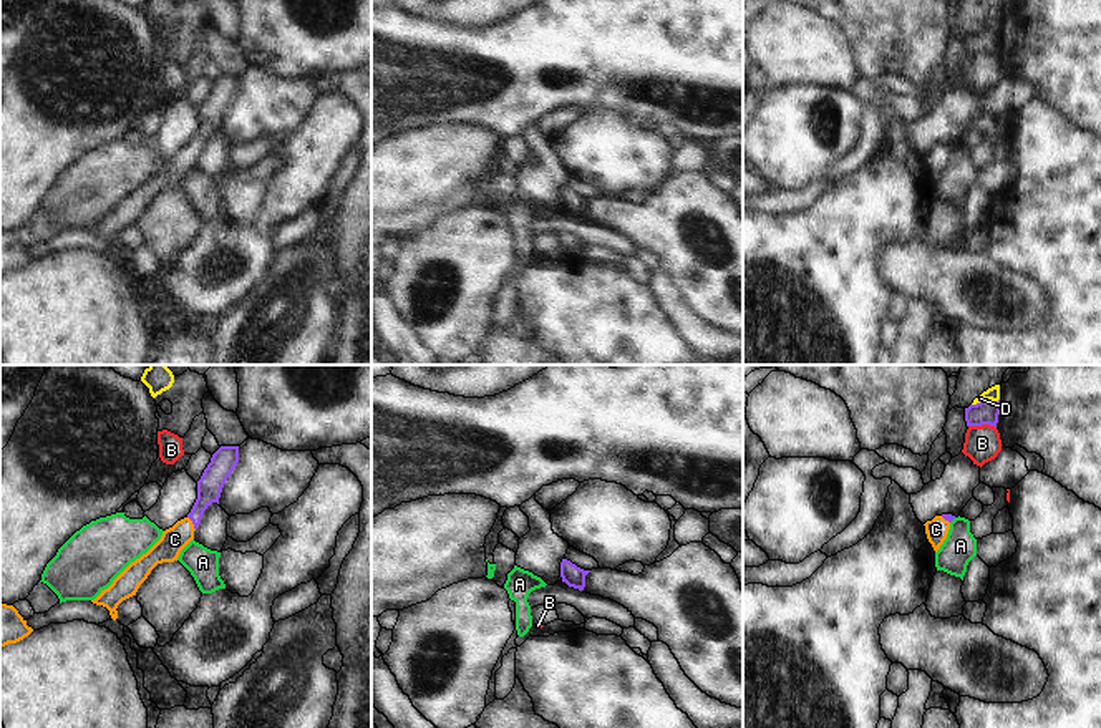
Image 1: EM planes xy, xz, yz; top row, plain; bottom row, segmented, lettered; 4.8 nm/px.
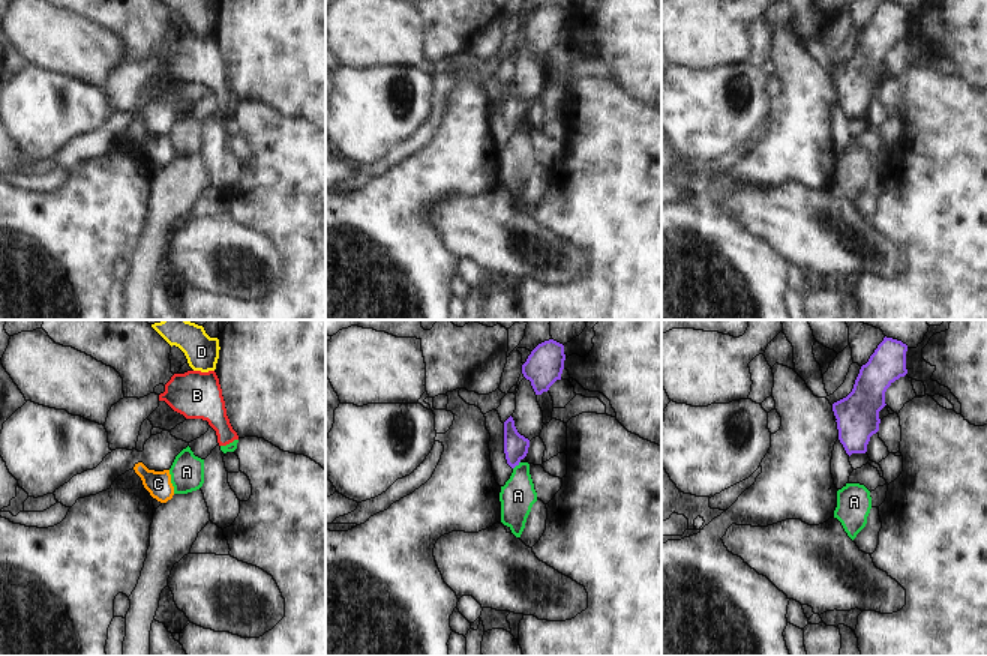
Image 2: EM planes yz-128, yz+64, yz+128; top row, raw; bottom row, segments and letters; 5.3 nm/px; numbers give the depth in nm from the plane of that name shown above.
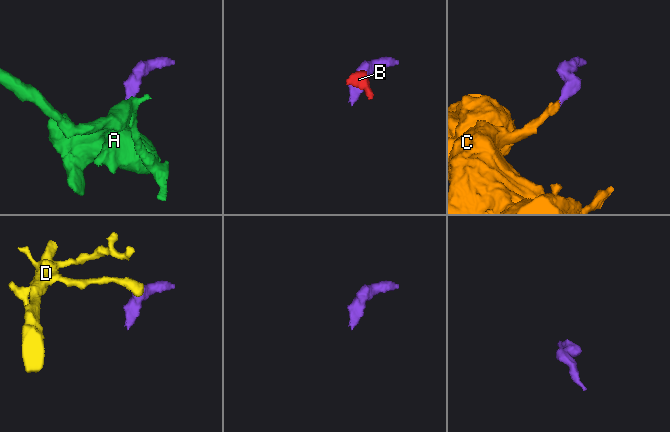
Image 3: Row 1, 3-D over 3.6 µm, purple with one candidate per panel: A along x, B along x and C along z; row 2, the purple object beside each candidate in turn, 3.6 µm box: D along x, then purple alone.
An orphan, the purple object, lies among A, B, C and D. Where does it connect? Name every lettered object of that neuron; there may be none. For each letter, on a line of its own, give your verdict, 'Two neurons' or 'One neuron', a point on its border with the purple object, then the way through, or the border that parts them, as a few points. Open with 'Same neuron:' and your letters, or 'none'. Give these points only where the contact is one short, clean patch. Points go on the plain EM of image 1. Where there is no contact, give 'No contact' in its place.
Same neuron: C
A: Two neurons. Touches purple at yz (952, 148). Boundary: yz (955, 146), (950, 151)
B: Two neurons. Touches purple at yz (982, 52). Boundary: yz (969, 53), (992, 53), (995, 57)
C: One neuron. Touches purple at xy (193, 151). Path across: xy (209, 115), (193, 151), (174, 168)
D: Two neurons. Touches purple at yz (985, 29). Boundary: yz (999, 27), (980, 29), (972, 33).

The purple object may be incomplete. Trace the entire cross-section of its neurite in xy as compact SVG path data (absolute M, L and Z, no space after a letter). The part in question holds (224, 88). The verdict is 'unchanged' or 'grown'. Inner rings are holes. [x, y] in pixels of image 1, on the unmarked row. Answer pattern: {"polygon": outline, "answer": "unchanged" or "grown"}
{"polygon": "M221 75L211 86L197 109L197 128L191 141L177 149L172 156L166 158L161 167L139 187L131 191L113 212L101 219L91 229L109 239L113 249L118 247L118 234L136 224L139 214L148 207L151 199L162 191L177 189L181 179L194 167L194 159L201 153L204 139L212 133L219 133L222 116L239 91L239 75Z", "answer": "grown"}

